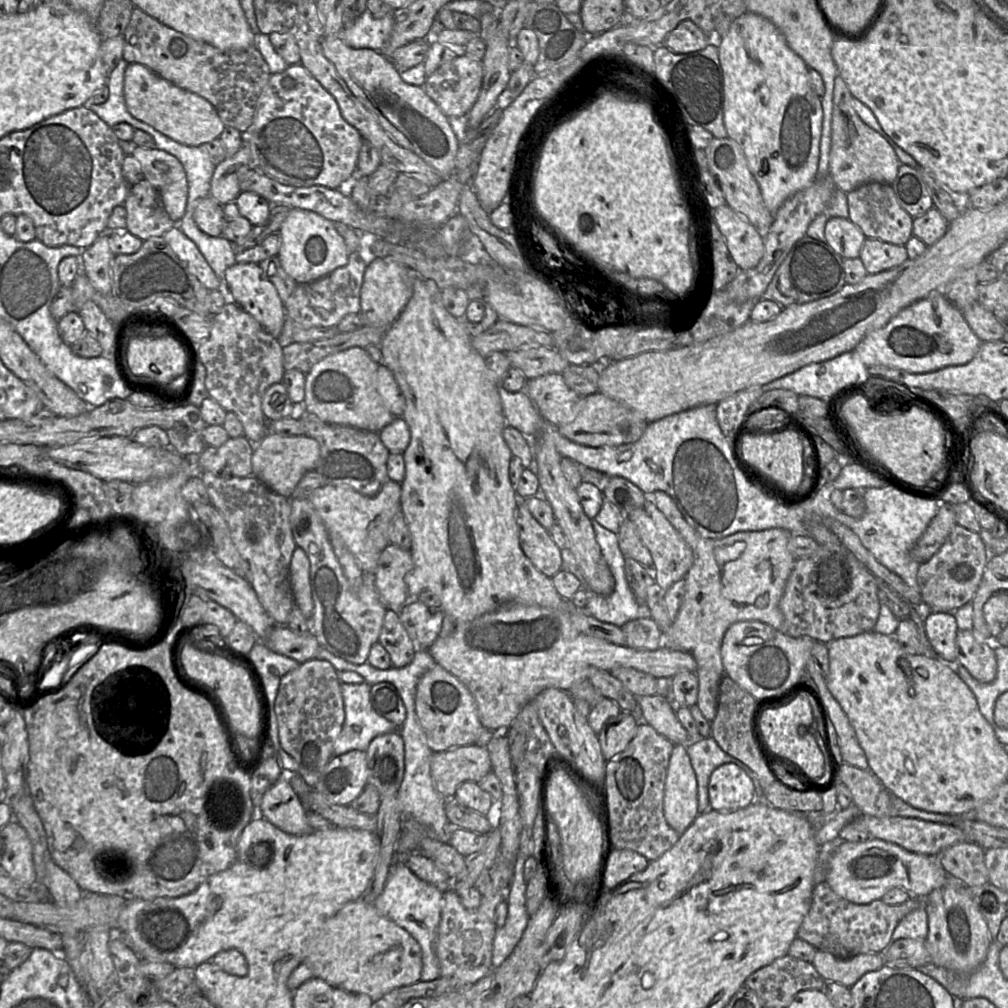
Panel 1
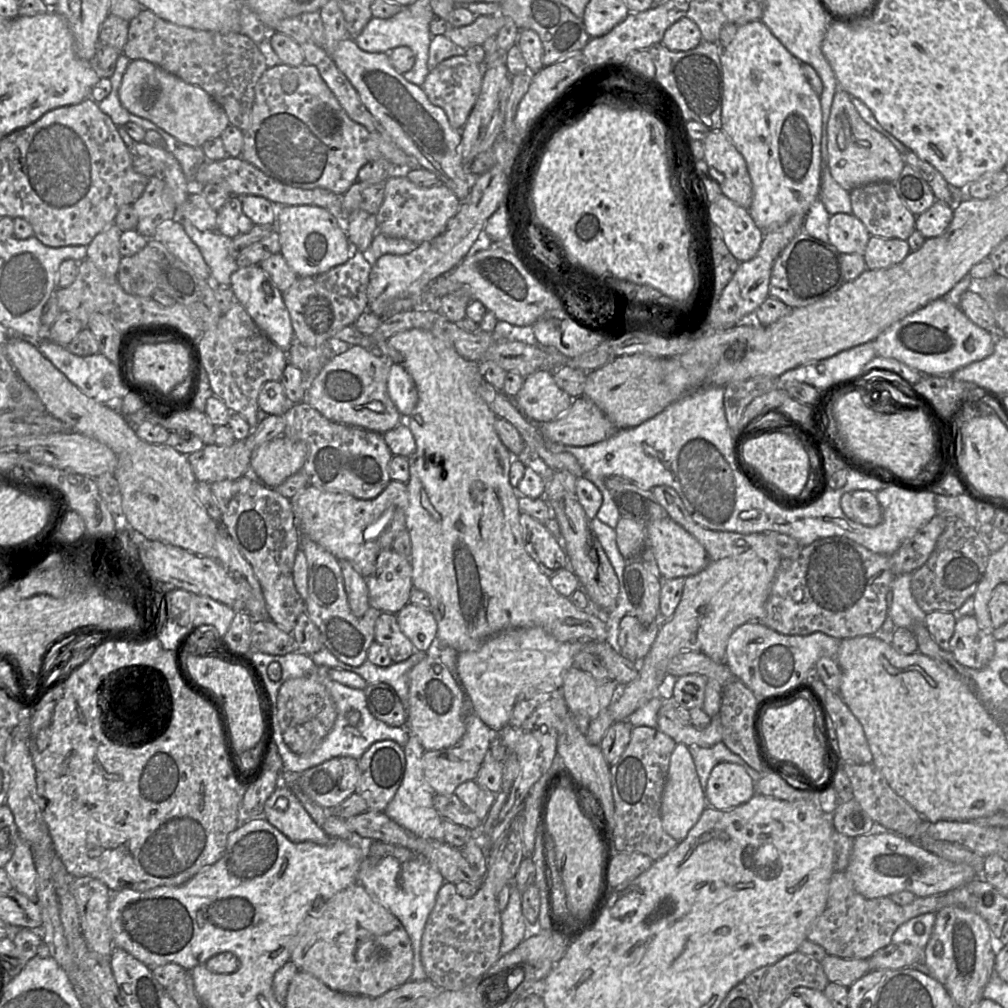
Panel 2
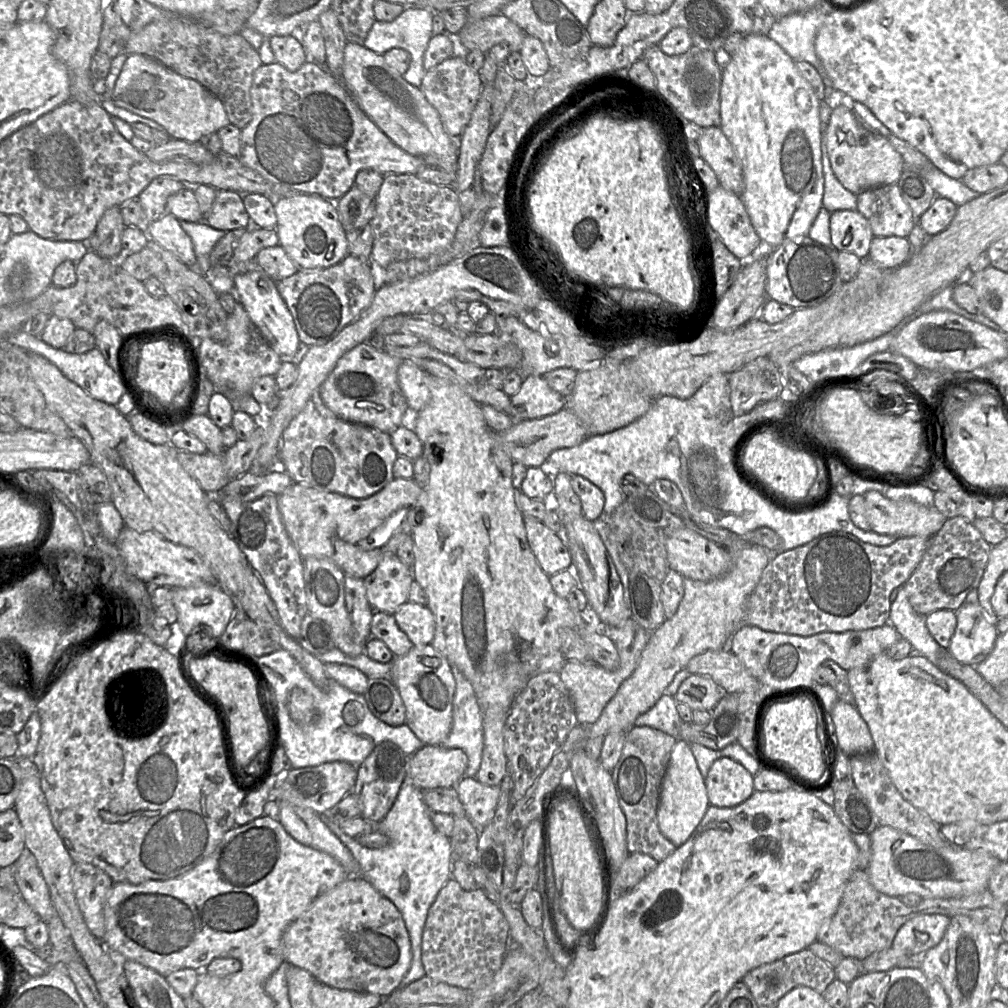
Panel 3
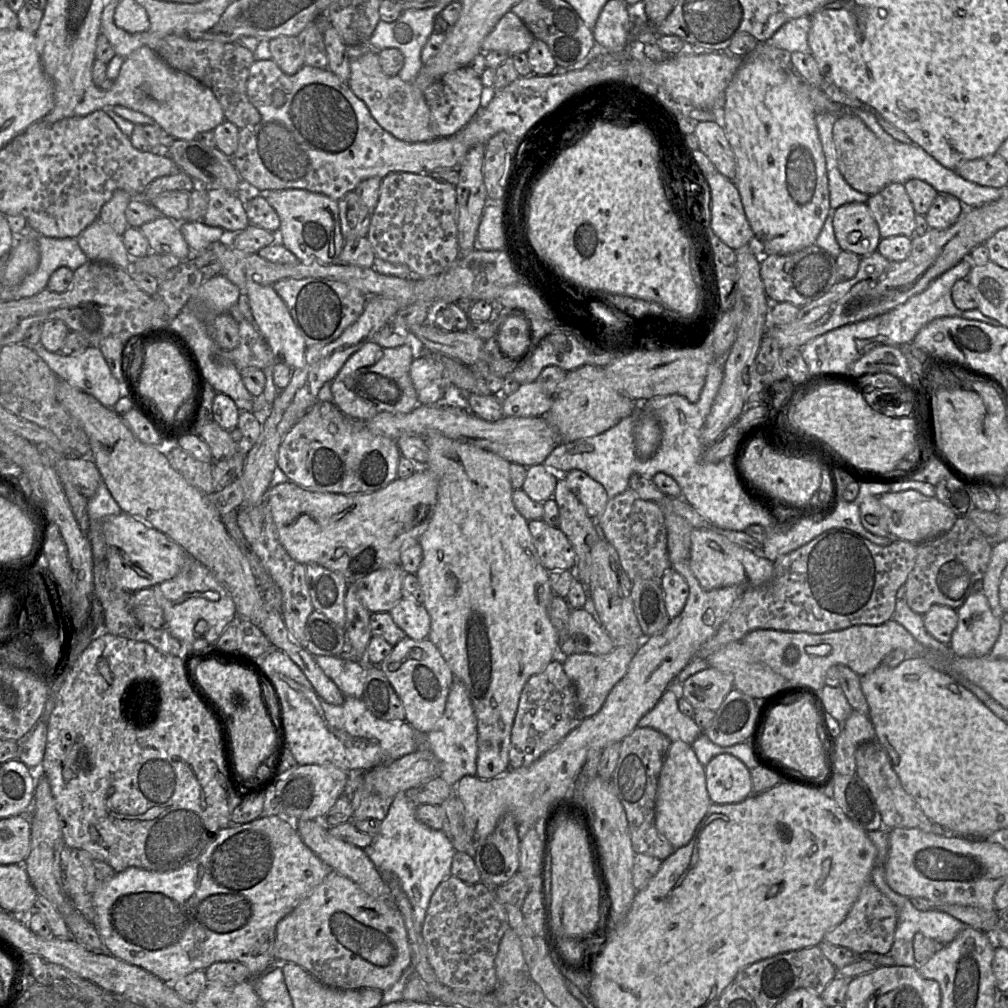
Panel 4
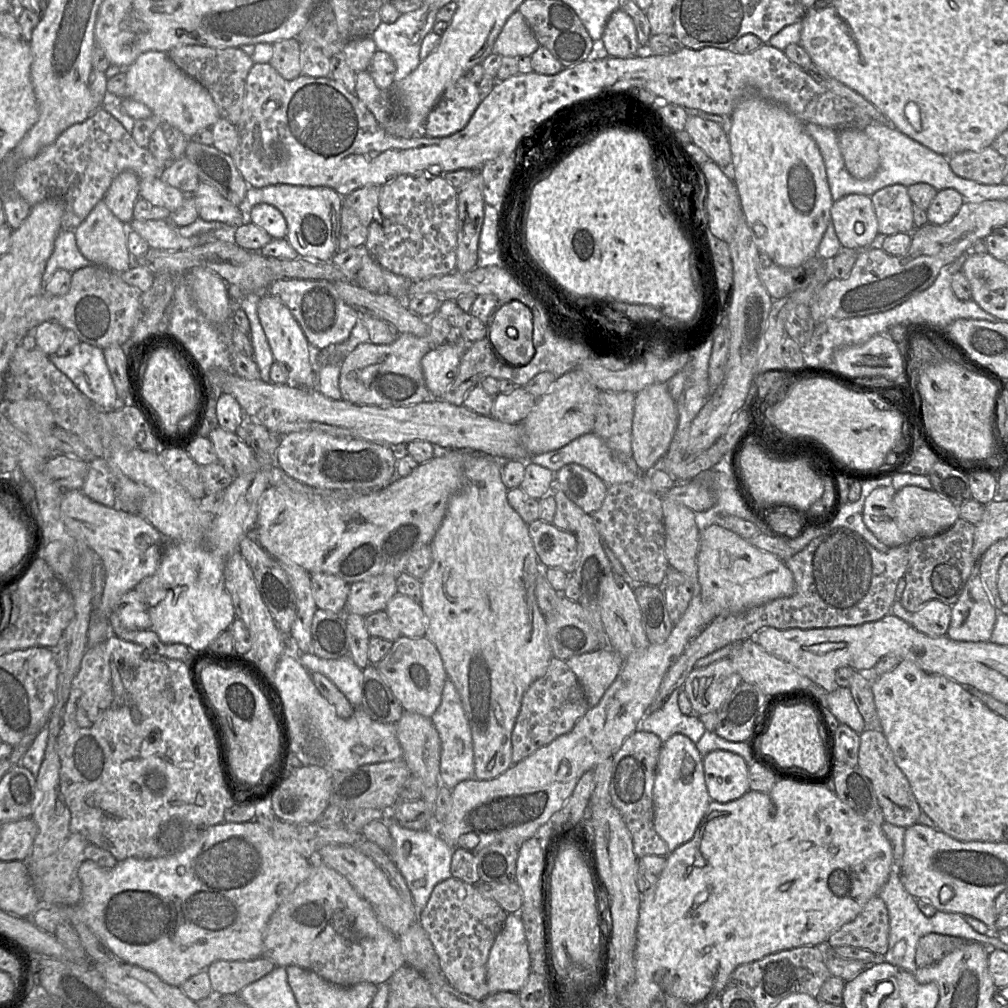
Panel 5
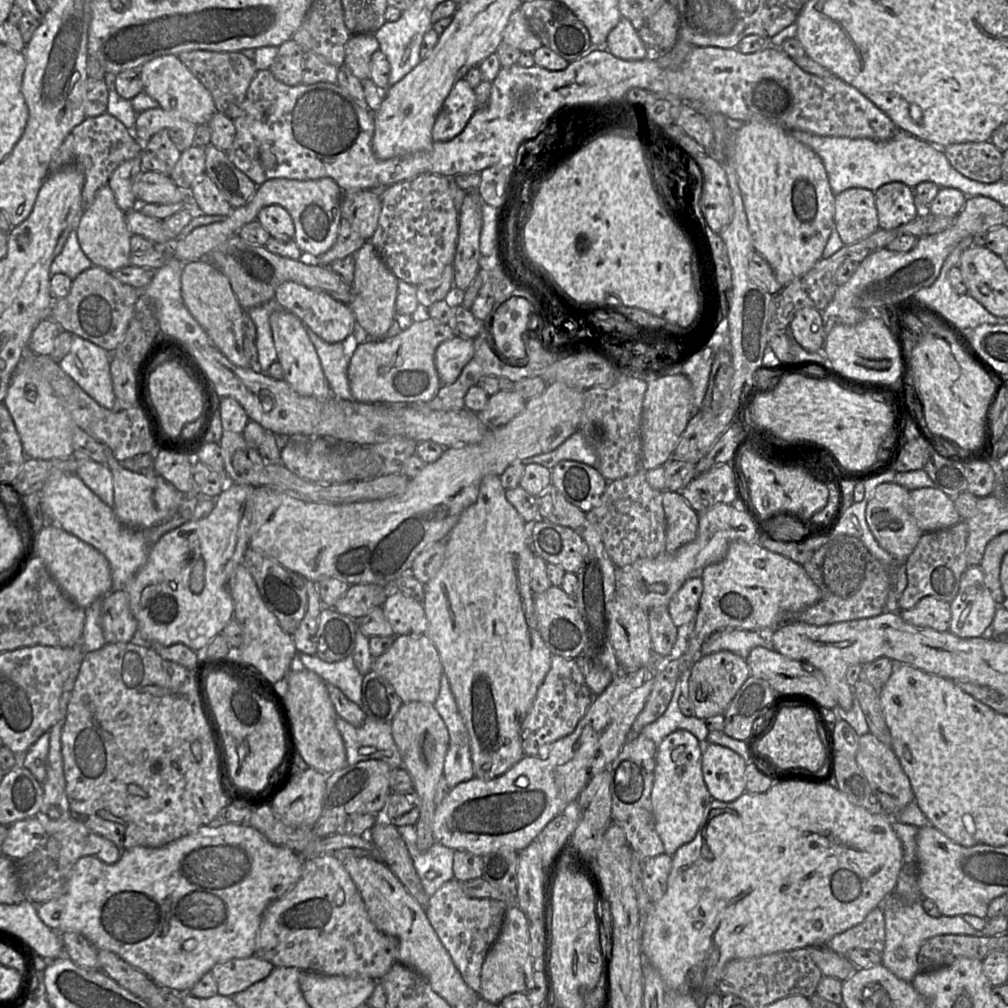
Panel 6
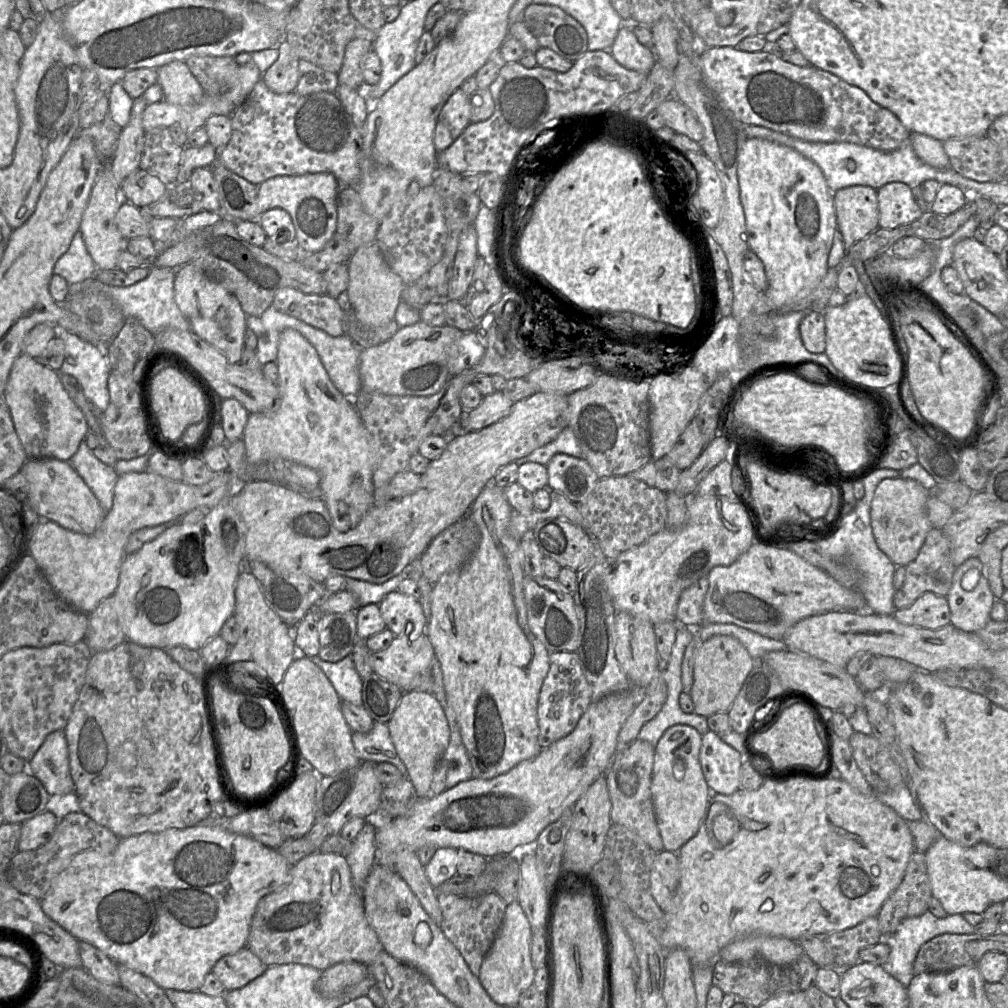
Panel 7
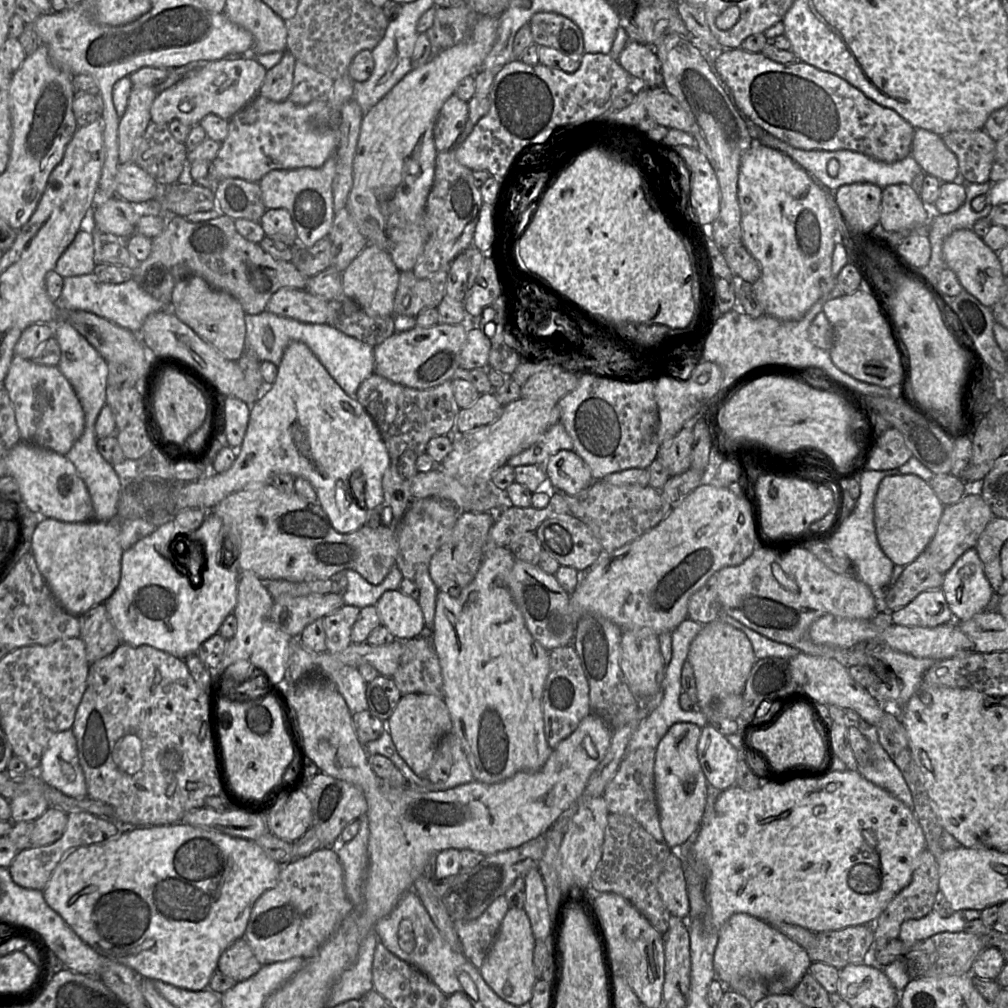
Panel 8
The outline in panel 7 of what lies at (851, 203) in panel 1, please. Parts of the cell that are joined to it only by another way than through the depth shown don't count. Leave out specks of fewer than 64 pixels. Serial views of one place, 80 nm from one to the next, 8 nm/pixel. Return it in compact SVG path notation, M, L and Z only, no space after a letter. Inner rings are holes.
M891 182L877 189L879 227L893 229L911 223L923 215L911 188L903 182Z

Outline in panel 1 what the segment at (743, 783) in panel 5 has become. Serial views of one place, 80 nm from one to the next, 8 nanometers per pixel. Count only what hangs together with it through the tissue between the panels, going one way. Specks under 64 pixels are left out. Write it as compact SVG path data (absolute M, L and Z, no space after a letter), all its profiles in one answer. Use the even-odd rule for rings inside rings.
M727 763L712 772L708 795L711 809L720 813L732 813L752 804L756 799L756 789L740 767Z

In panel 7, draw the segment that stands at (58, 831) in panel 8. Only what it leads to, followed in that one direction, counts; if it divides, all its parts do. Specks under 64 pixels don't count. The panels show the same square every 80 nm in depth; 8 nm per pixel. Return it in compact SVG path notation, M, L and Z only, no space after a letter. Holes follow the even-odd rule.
M44 811L21 823L18 851L35 850L43 846L52 837L58 822L53 813Z

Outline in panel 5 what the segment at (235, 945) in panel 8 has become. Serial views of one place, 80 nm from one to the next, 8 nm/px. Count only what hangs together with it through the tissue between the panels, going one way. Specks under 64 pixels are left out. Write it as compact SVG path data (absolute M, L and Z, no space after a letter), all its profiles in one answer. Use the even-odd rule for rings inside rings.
M261 956L249 961L215 961L206 972L212 991L238 994L248 984L270 973L275 966L270 959Z

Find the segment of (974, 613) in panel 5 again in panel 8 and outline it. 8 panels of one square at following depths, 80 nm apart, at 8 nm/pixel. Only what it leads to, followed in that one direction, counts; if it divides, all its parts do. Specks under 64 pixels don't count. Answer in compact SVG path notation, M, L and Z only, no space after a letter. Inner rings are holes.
M976 547L965 551L953 567L944 575L942 590L953 614L953 620L962 622L971 619L976 614L986 610L994 593L978 556Z

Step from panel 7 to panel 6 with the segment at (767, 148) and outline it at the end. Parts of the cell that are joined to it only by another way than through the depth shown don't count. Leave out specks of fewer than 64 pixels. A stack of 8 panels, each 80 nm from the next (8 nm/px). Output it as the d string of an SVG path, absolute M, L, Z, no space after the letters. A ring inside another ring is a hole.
M751 121L744 123L736 133L735 169L754 250L766 259L771 266L776 279L782 287L784 287L794 279L807 273L814 264L821 259L828 238L834 229L835 196L832 194L823 163L811 148L797 141L786 129L769 122Z

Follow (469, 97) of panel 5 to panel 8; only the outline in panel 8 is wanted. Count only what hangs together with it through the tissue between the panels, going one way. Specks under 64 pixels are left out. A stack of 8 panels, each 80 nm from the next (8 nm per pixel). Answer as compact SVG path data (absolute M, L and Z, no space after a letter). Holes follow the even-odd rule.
M455 94L451 95L441 107L434 125L433 138L438 152L455 148L467 119L468 103Z

